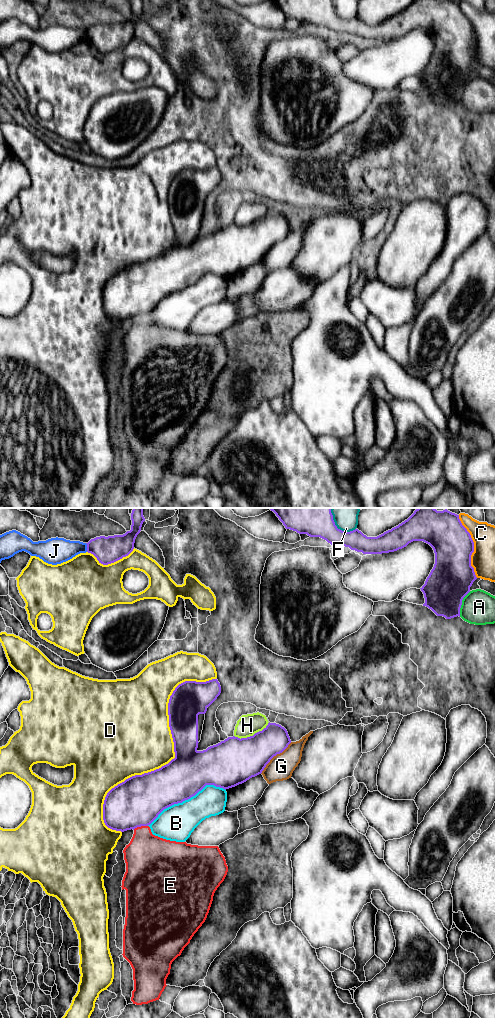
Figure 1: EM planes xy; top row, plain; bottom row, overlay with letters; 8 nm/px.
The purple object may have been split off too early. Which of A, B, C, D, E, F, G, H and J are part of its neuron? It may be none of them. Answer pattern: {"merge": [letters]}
{"merge": []}

